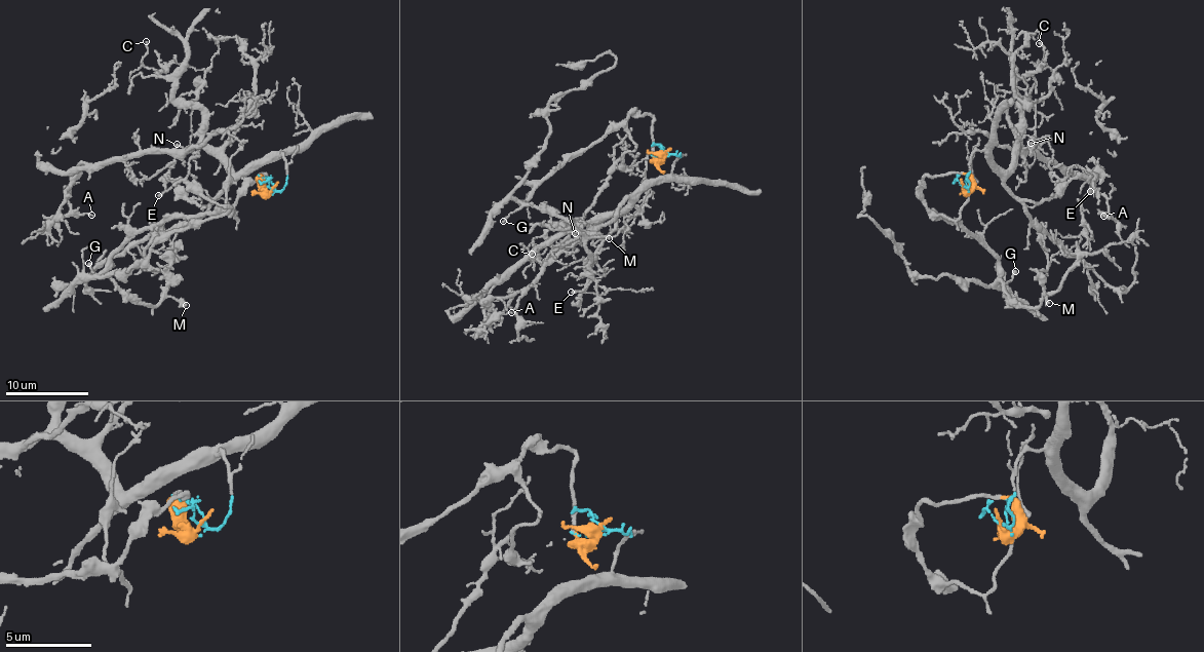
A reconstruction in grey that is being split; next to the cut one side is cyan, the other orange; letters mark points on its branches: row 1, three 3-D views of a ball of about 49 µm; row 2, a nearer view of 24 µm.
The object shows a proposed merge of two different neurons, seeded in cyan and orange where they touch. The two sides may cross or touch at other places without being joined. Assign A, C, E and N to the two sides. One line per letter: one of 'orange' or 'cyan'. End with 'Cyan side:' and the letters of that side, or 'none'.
A: cyan
C: cyan
E: cyan
N: cyan
Cyan side: A, C, E, N

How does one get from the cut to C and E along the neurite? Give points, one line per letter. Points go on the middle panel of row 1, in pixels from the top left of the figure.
C: (666, 153), (680, 154), (669, 175), (630, 204), (595, 225), (555, 223), (546, 250), (531, 254)
E: (666, 153), (678, 157), (671, 173), (646, 180), (618, 211), (616, 229), (586, 269), (587, 284), (571, 292)

